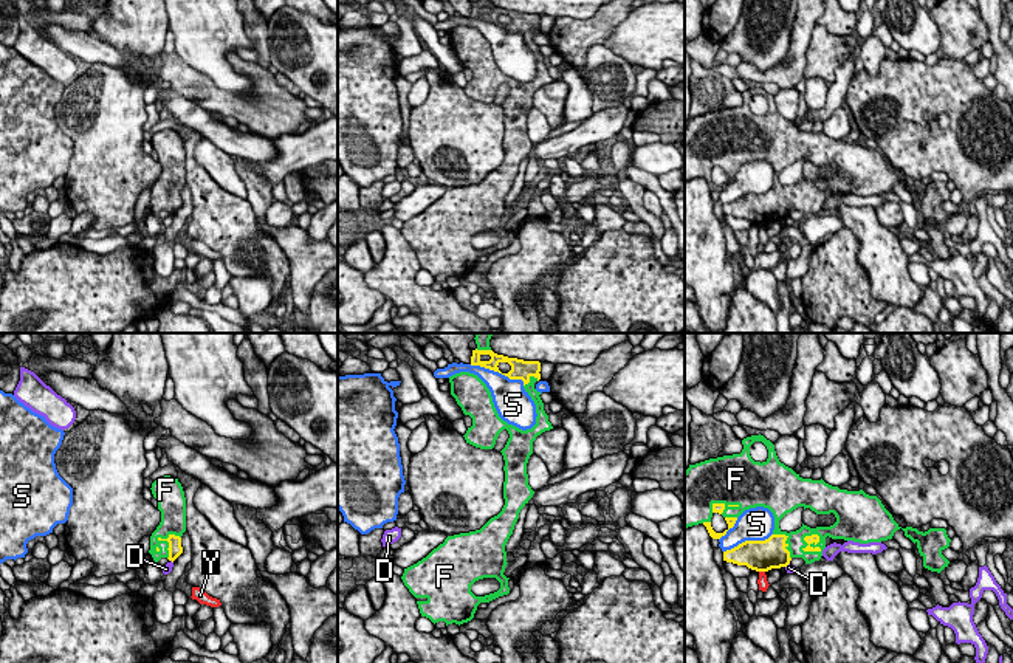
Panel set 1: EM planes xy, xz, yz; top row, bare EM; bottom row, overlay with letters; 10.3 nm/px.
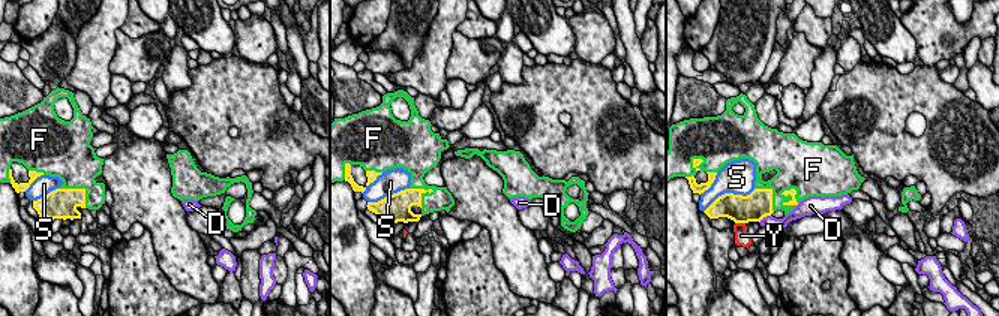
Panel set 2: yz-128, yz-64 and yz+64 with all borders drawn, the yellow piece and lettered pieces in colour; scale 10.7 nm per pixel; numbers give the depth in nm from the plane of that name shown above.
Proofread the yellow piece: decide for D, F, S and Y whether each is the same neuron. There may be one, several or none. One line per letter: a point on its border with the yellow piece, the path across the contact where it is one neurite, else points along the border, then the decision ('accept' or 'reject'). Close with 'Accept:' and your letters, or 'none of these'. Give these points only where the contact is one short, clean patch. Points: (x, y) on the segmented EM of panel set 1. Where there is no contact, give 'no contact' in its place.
D: yz (787, 564) | reject
F: yz (812, 542) | accept
S: xz (497, 371) | reject
Y: yz (762, 570) | along yz (759, 570), (764, 572) | reject
Accept: F

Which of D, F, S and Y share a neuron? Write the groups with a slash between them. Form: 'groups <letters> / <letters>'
groups D / F / S / Y

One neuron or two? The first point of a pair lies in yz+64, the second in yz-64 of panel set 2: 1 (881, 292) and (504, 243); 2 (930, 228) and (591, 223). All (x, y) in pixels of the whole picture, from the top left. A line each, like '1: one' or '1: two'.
1: one
2: one

